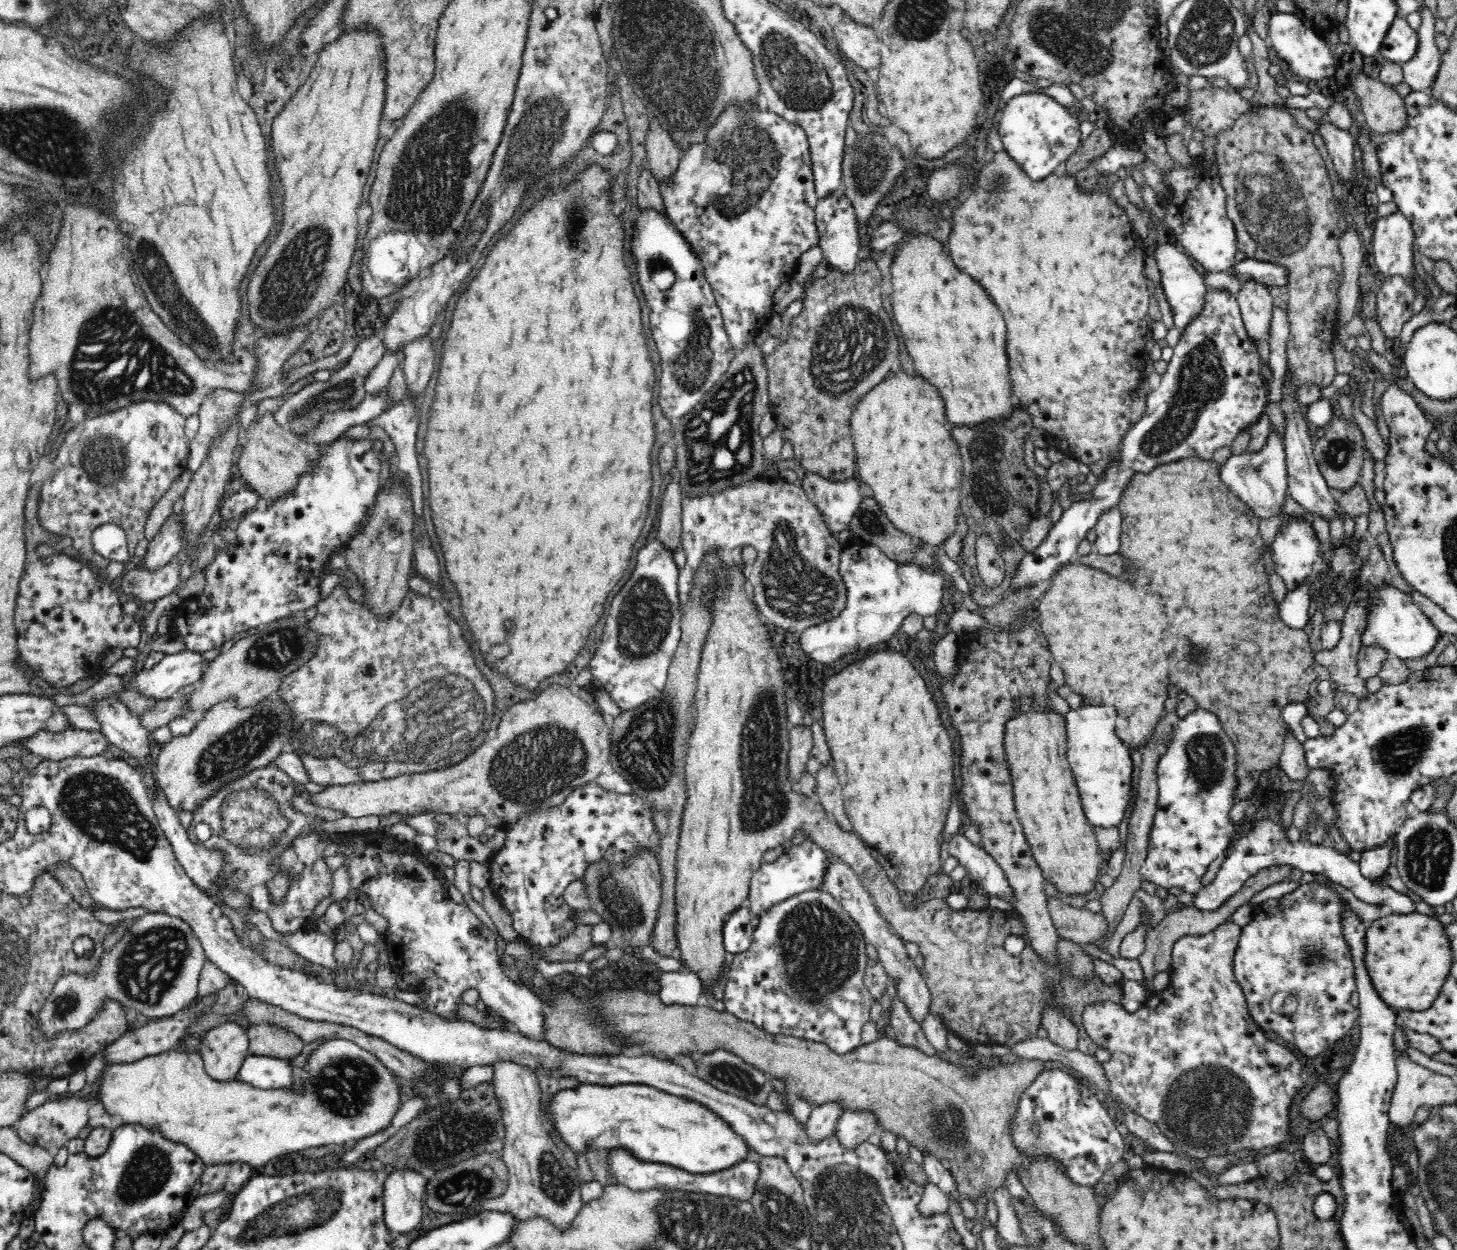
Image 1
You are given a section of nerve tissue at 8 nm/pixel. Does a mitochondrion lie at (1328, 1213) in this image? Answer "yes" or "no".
no

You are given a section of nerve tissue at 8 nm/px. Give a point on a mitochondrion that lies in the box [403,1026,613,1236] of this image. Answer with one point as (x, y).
(446, 1137)

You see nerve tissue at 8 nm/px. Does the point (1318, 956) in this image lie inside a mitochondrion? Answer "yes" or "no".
yes

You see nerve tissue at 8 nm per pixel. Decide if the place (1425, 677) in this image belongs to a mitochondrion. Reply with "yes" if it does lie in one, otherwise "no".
no

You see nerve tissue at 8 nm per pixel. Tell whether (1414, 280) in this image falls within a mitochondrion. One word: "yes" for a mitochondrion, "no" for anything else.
no

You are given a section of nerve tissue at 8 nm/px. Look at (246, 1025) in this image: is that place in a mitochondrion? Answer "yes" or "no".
no

